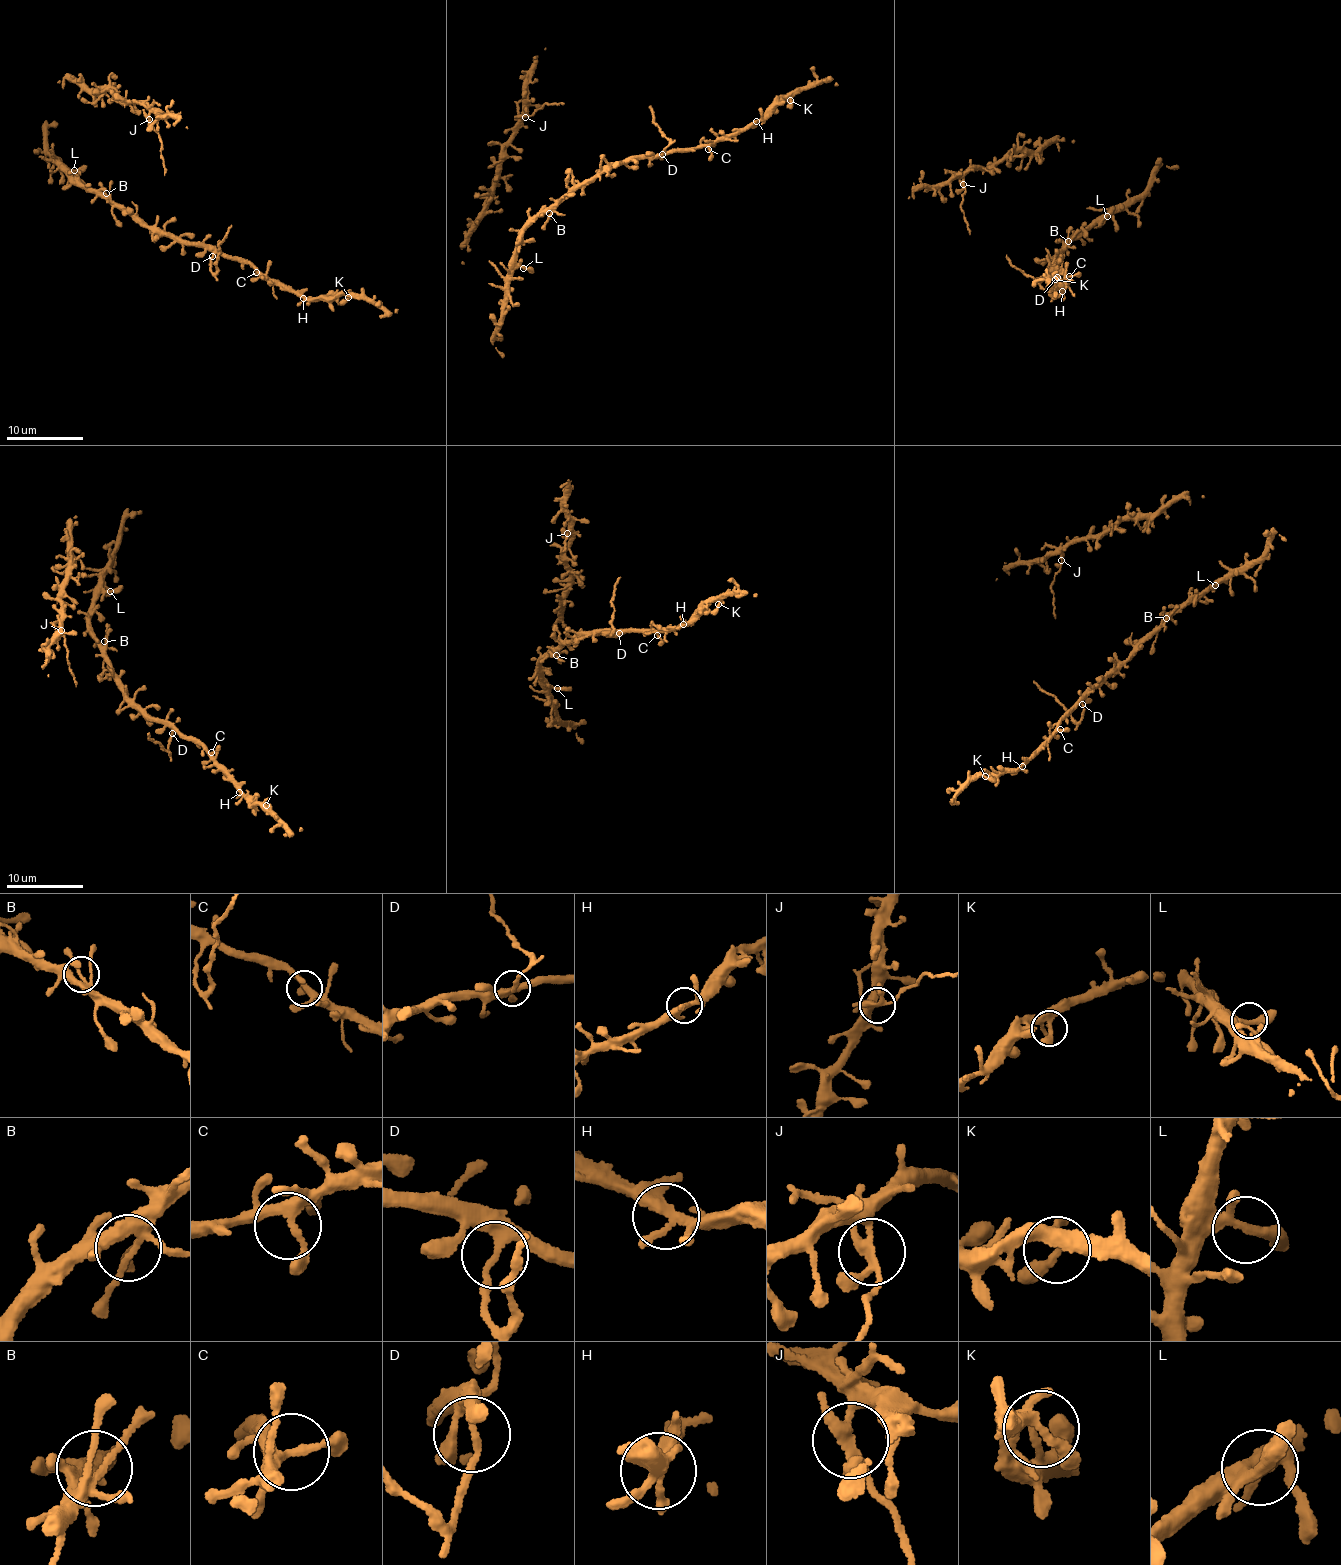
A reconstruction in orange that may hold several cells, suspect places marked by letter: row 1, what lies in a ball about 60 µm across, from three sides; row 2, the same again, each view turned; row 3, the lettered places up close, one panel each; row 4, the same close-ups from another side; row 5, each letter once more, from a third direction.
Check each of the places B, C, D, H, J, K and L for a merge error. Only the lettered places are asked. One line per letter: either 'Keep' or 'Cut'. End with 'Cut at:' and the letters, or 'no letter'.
B: Keep
C: Keep
D: Cut
H: Keep
J: Cut
K: Keep
L: Keep
Cut at: D, J

